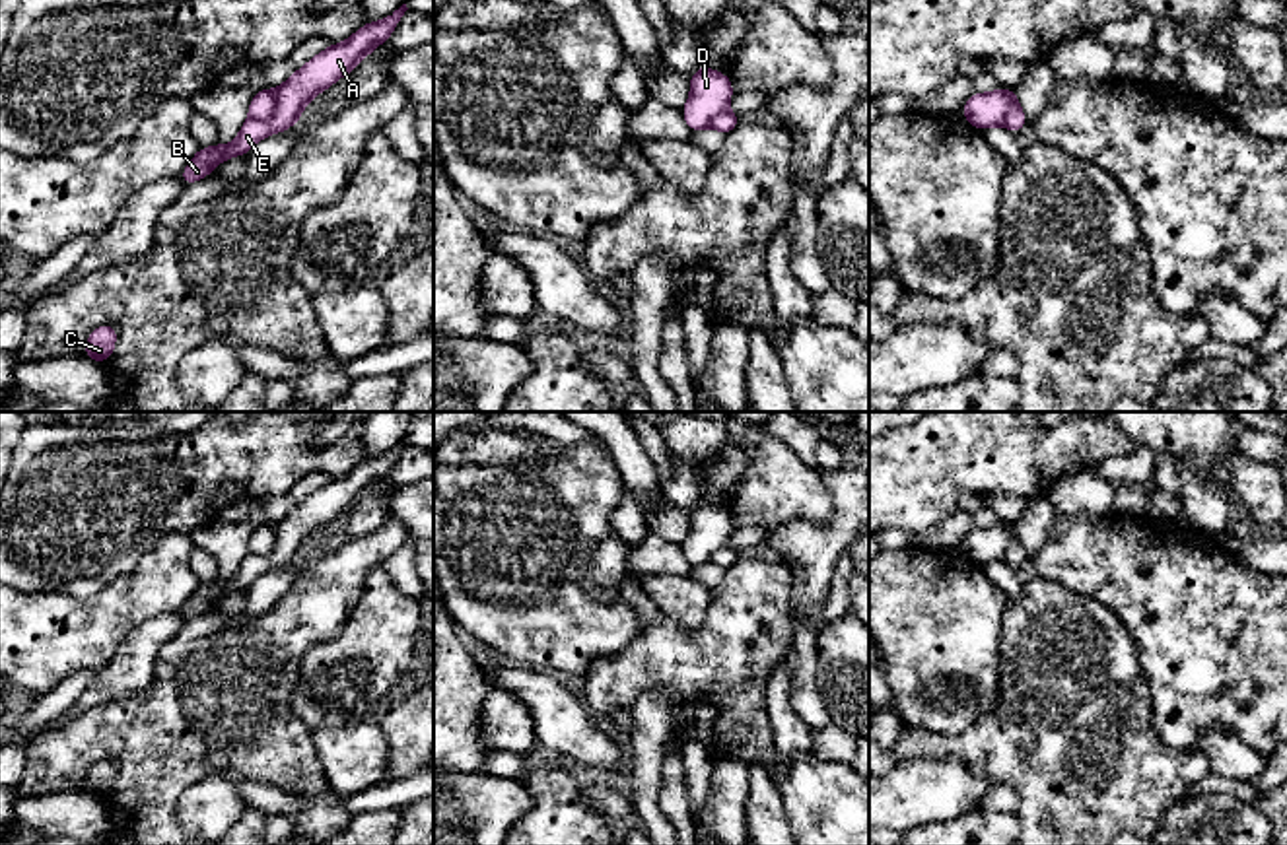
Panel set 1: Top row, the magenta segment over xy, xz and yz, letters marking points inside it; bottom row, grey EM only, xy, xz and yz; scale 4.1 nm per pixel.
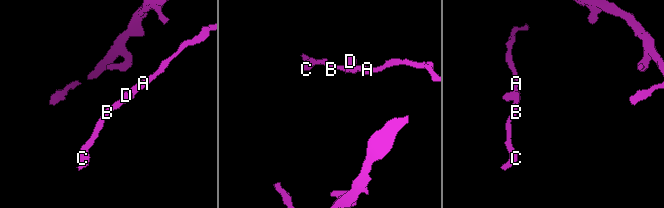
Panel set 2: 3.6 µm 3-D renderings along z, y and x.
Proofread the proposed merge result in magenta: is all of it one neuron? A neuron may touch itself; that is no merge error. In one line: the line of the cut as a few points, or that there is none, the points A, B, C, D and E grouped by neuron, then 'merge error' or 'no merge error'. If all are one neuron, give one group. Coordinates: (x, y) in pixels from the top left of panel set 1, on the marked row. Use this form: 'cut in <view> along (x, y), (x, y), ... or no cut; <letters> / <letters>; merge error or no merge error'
cut in xy along (277, 92), (277, 111), (269, 119), (249, 119); A B C E / D; merge error

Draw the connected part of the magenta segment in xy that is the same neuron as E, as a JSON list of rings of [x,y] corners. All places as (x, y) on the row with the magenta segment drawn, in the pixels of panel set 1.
[[[402,4],[385,19],[367,21],[348,41],[329,45],[313,56],[276,89],[278,109],[270,120],[249,118],[229,146],[216,142],[212,148],[198,148],[196,155],[181,171],[183,186],[214,173],[214,165],[220,161],[247,155],[264,136],[292,128],[317,93],[329,89],[338,78],[352,74],[375,47],[391,37],[406,10],[406,4]]]

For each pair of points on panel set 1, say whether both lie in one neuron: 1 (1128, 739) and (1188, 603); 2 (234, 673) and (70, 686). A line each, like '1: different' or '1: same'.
1: different
2: different

